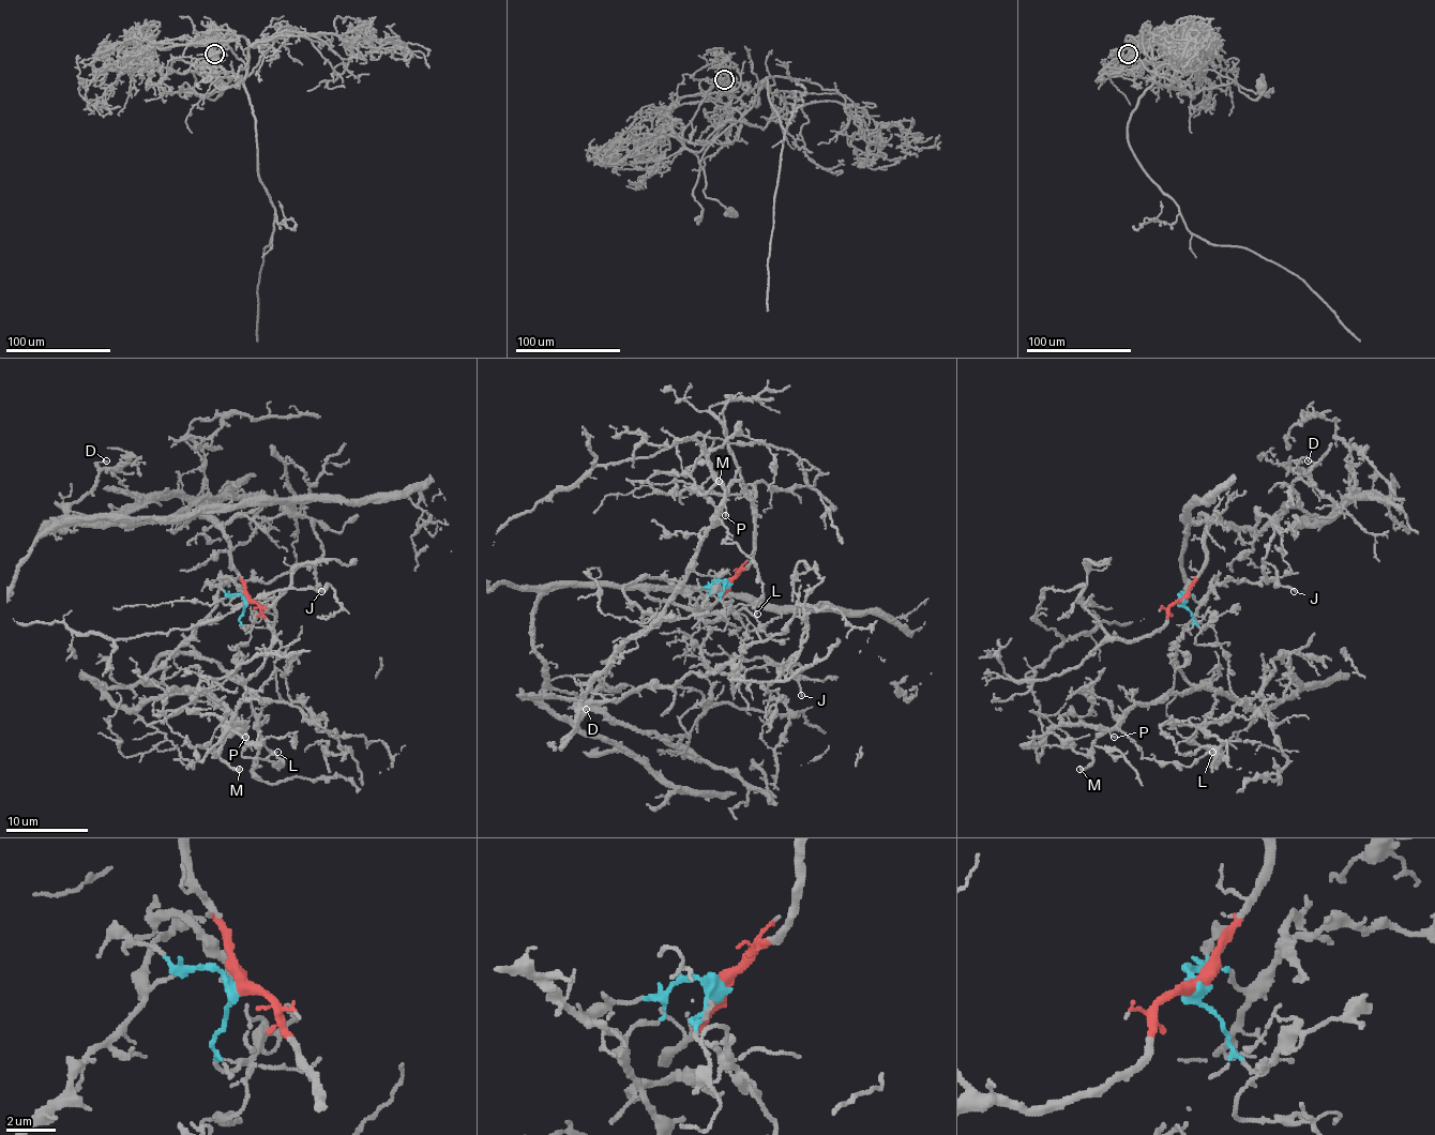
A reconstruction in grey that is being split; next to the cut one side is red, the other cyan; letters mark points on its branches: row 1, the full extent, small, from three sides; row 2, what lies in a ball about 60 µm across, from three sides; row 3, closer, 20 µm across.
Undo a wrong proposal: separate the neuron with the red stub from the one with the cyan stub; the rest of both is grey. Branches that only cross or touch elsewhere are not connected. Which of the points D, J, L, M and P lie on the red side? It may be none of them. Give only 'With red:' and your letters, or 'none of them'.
With red: D

